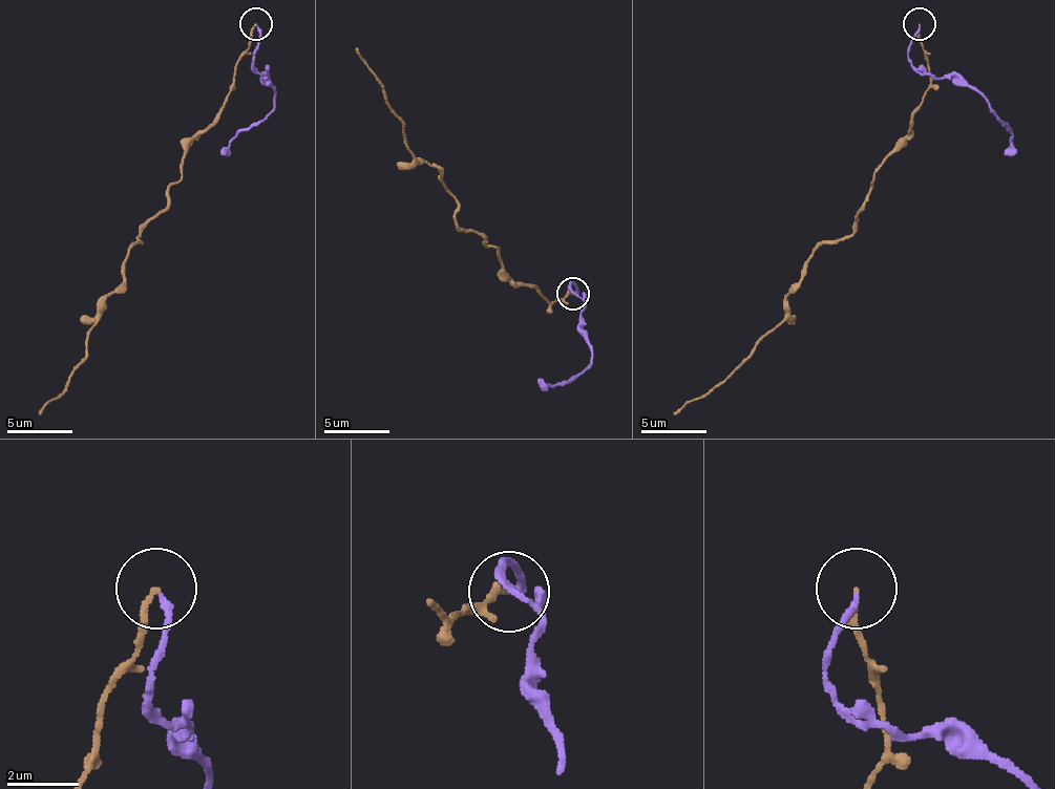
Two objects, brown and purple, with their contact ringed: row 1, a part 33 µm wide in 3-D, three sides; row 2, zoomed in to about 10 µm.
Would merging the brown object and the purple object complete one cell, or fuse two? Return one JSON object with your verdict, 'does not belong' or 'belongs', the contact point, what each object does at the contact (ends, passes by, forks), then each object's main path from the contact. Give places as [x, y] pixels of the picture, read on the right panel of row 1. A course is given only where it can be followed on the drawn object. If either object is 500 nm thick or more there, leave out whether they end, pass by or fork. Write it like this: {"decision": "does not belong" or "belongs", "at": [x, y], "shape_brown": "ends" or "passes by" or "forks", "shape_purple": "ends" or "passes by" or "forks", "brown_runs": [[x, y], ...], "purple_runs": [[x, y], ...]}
{"decision": "does not belong", "at": [920, 24], "shape_brown": "ends", "shape_purple": "ends", "brown_runs": [[920, 24], [930, 87], [910, 132], [874, 175], [858, 228], [811, 254], [792, 286], [788, 313], [674, 414]], "purple_runs": [[920, 24], [907, 61], [930, 77], [963, 77], [1009, 129], [1006, 155]]}

